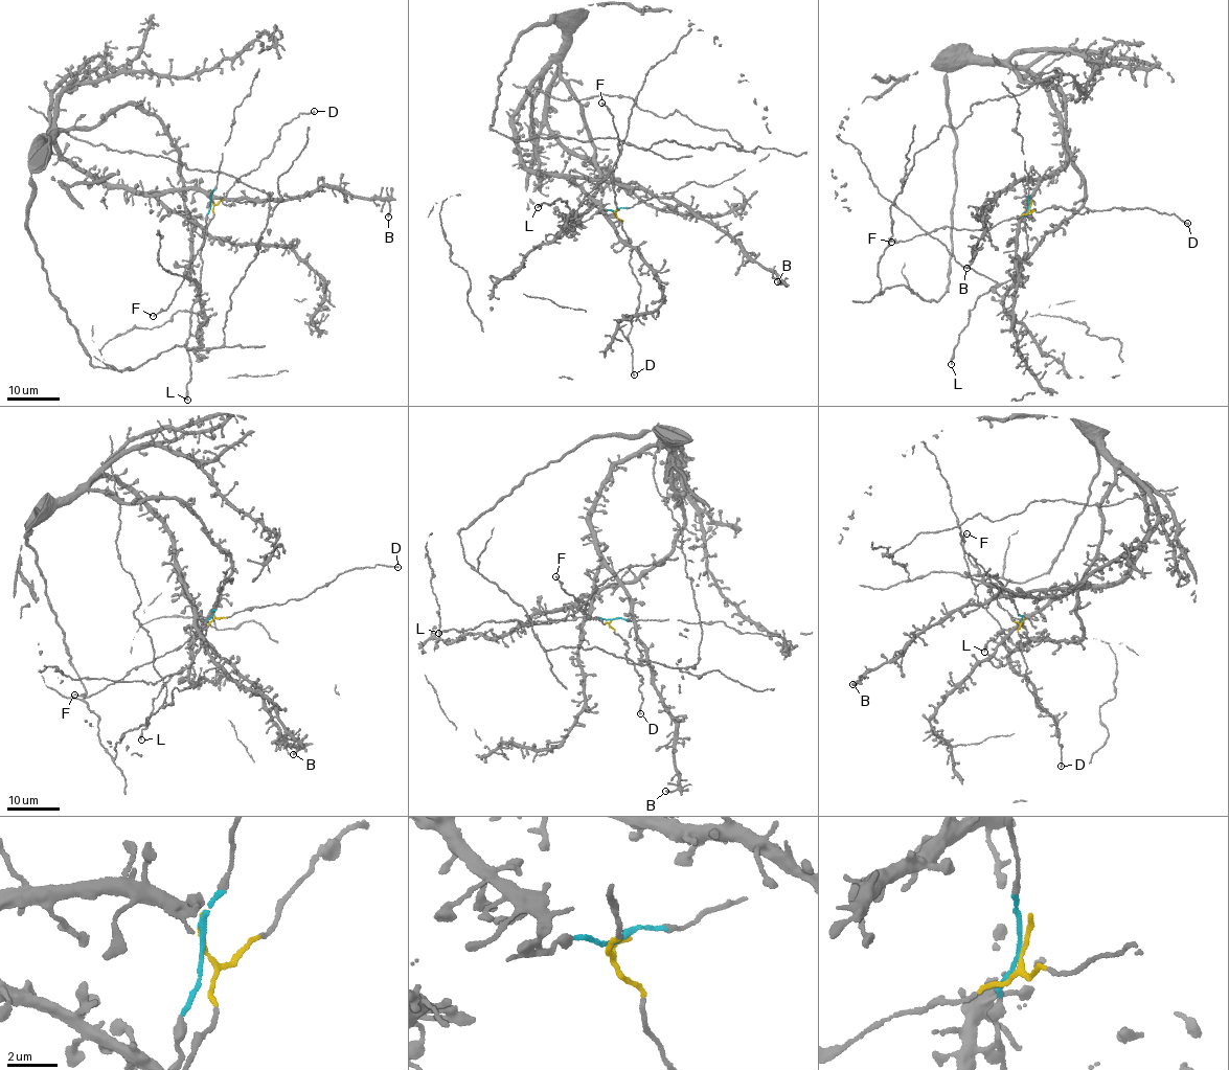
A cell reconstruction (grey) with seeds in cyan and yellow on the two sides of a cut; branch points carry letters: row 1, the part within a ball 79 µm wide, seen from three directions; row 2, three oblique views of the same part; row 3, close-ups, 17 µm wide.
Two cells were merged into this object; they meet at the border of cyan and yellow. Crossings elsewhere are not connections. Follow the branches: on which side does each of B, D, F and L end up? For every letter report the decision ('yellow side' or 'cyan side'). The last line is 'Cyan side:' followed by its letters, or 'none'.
B: cyan side
D: yellow side
F: yellow side
L: cyan side
Cyan side: B, L

